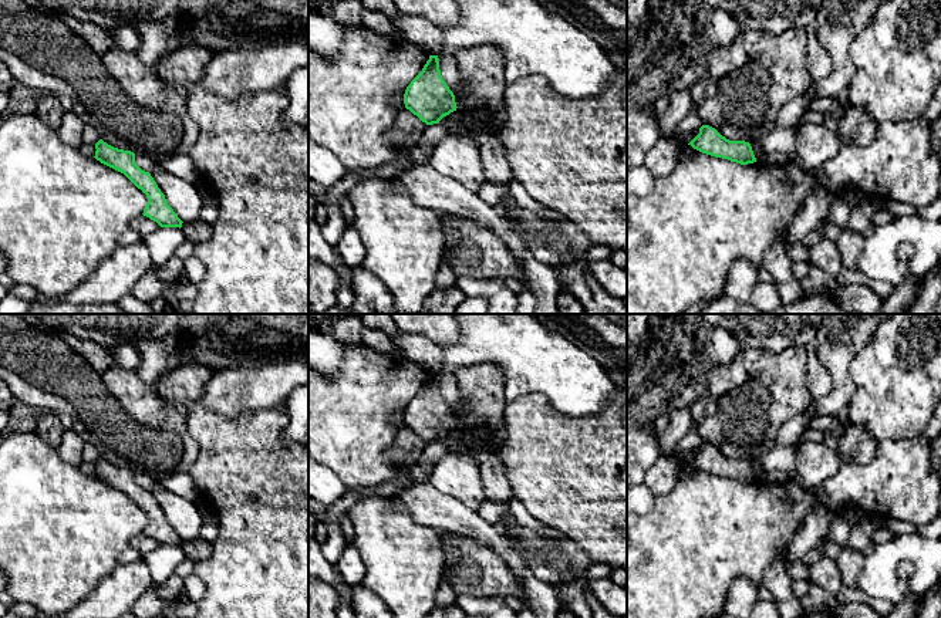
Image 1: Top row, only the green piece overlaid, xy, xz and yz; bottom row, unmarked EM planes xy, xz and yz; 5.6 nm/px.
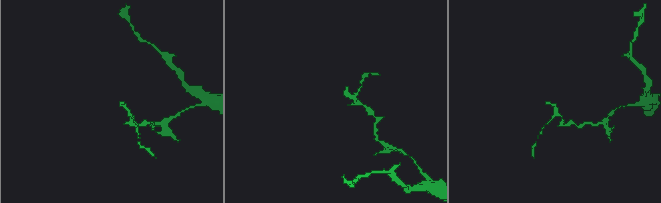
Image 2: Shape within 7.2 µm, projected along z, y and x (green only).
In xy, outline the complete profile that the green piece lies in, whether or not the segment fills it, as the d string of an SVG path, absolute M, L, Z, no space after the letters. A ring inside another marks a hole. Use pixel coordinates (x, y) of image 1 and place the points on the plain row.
M102 457L95 462L95 467L94 476L97 479L124 492L138 507L146 513L148 521L144 527L144 534L156 540L161 546L182 546L183 540L168 523L165 513L161 510L151 492L142 489L135 482L134 470L114 466Z

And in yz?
M702 443L699 452L688 463L702 472L728 477L741 483L756 480L749 460L729 459L709 443Z

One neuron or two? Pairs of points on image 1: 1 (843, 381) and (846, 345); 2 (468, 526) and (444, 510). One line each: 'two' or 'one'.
1: one
2: one

